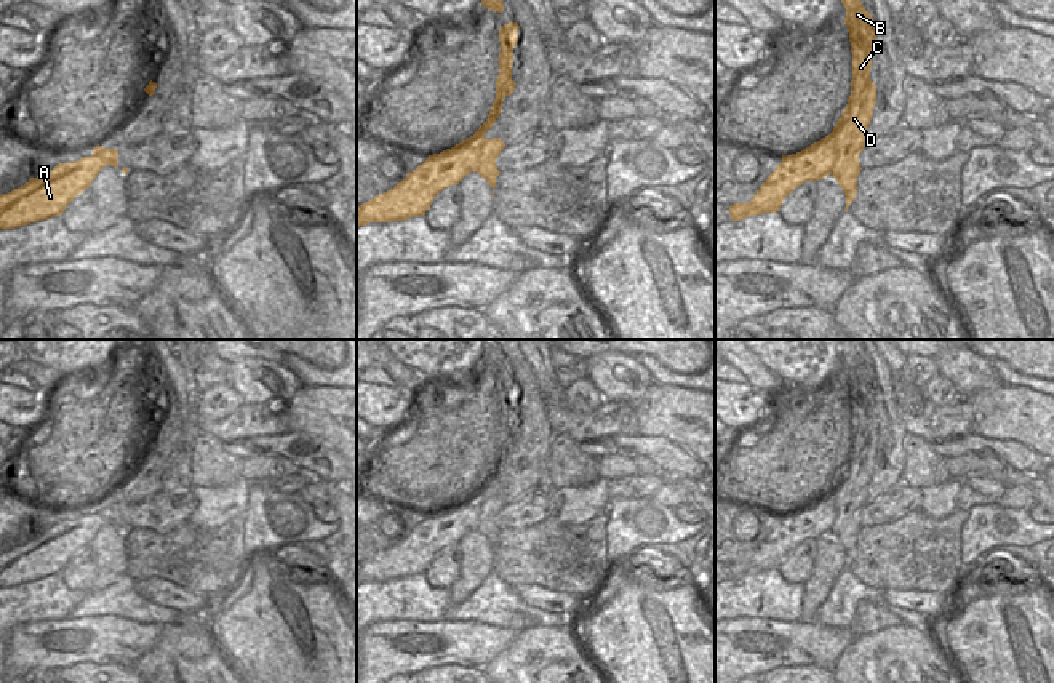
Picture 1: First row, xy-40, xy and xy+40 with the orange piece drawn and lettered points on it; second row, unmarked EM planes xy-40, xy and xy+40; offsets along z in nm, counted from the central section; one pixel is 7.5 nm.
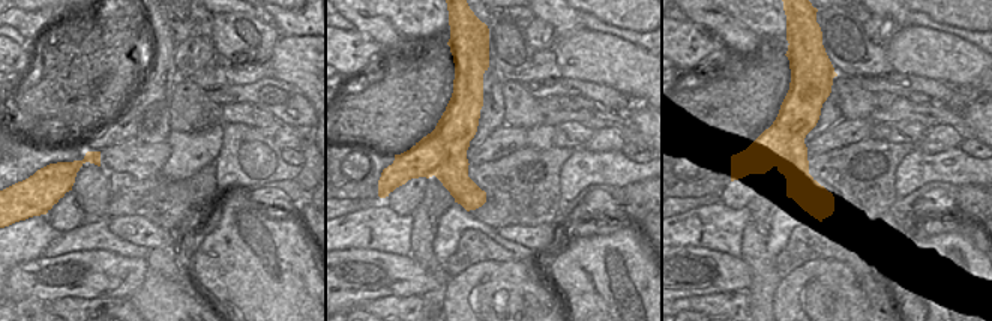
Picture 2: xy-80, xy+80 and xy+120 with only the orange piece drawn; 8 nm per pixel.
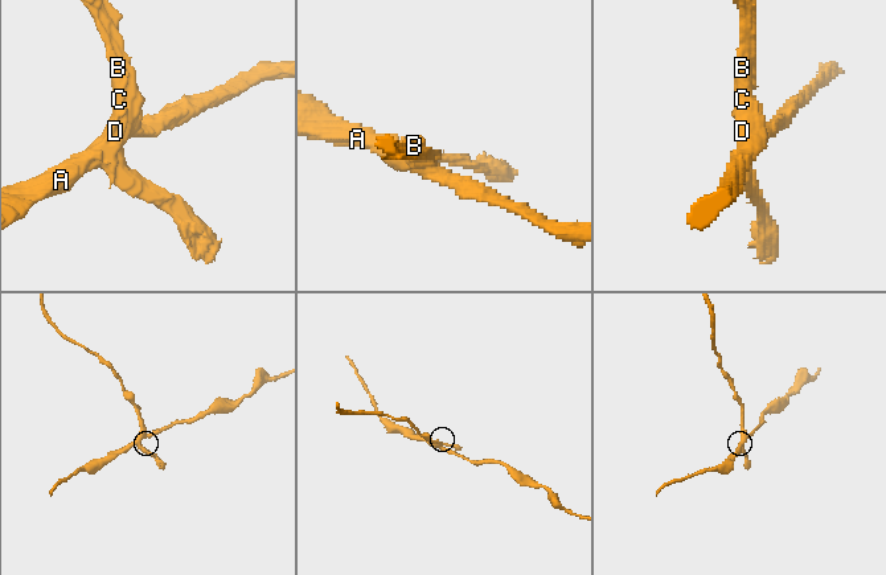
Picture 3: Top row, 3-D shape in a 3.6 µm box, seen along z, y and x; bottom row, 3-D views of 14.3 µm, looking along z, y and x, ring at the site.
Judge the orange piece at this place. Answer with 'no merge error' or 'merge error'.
merge error

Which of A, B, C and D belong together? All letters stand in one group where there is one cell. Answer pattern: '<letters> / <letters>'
A / B C D

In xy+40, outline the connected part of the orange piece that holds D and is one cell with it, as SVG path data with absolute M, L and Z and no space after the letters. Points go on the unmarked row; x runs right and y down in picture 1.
M840 339L840 358L846 366L844 382L851 400L852 438L846 467L828 494L838 510L832 534L844 549L844 569L848 569L857 552L857 534L862 528L859 512L865 505L867 486L876 462L876 443L870 438L870 425L878 384L859 358L851 339Z

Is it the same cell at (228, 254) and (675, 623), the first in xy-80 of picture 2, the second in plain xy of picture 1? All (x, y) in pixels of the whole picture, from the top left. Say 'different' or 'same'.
same

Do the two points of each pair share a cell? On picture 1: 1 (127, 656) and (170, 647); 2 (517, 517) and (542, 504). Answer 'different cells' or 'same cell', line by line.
1: different cells
2: same cell

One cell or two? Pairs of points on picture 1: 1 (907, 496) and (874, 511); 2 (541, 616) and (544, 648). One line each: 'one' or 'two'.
1: one
2: two

